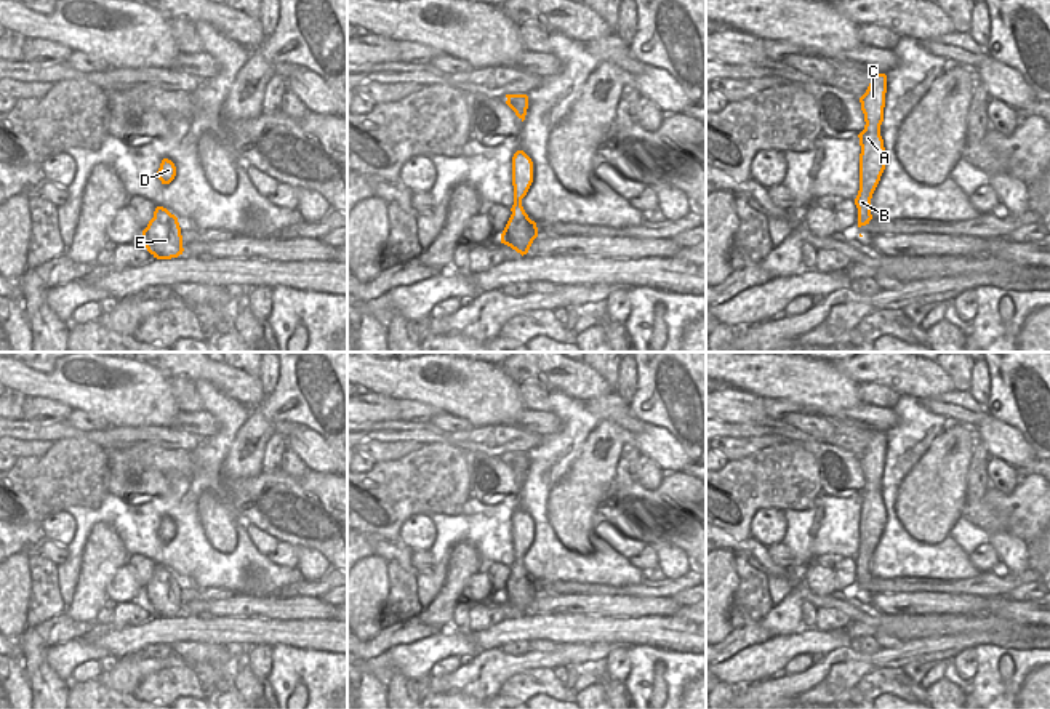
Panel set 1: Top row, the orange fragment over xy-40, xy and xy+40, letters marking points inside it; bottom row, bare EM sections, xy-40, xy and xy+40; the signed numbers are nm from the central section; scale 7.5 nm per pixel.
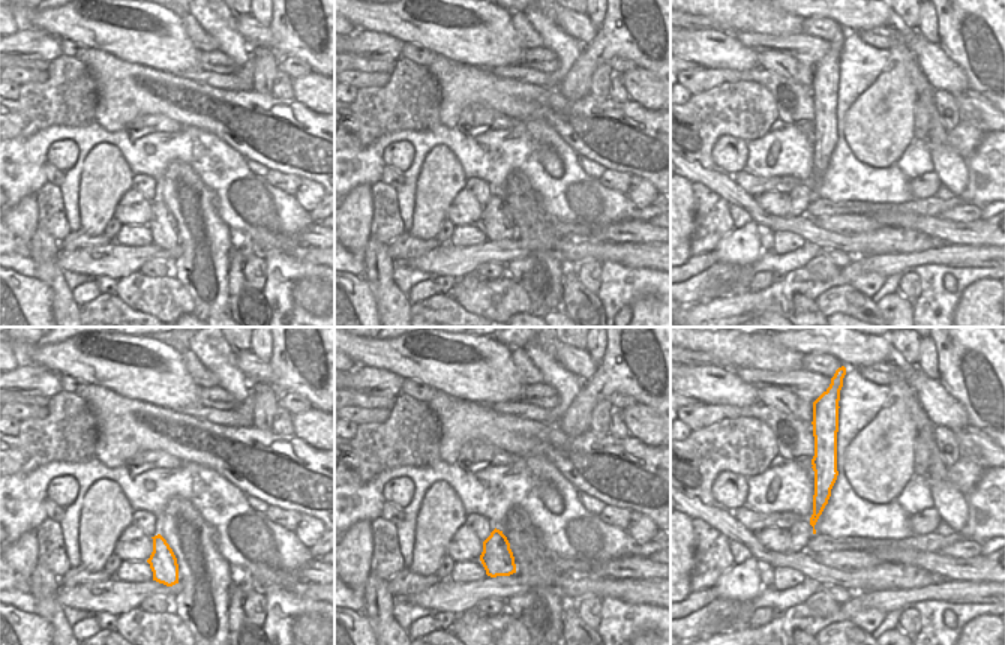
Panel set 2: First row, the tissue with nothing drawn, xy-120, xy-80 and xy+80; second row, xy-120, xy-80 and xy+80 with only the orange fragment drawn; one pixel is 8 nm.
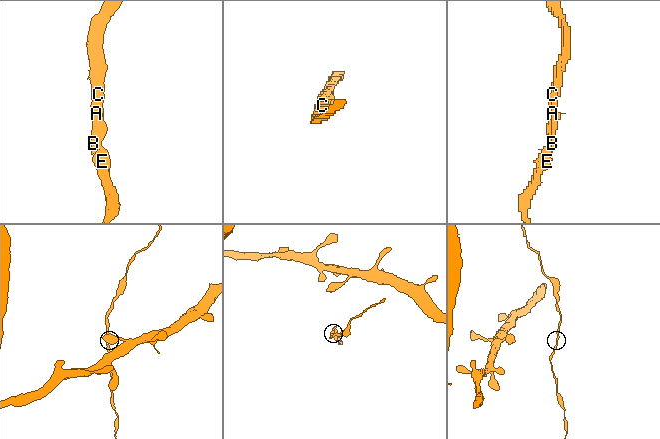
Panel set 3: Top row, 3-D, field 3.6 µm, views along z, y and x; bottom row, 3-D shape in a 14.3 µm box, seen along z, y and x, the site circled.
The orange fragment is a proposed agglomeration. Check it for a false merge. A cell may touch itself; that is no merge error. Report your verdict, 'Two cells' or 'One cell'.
One cell

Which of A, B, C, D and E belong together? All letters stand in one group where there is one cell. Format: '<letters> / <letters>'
A B C D E

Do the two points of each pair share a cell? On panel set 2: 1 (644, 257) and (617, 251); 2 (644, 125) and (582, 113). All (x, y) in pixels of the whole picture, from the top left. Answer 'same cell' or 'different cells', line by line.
1: same cell
2: same cell

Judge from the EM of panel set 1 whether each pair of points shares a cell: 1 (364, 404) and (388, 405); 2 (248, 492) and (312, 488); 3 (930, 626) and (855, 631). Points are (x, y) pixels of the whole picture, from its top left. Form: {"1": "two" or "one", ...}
{"1": "one", "2": "one", "3": "one"}

